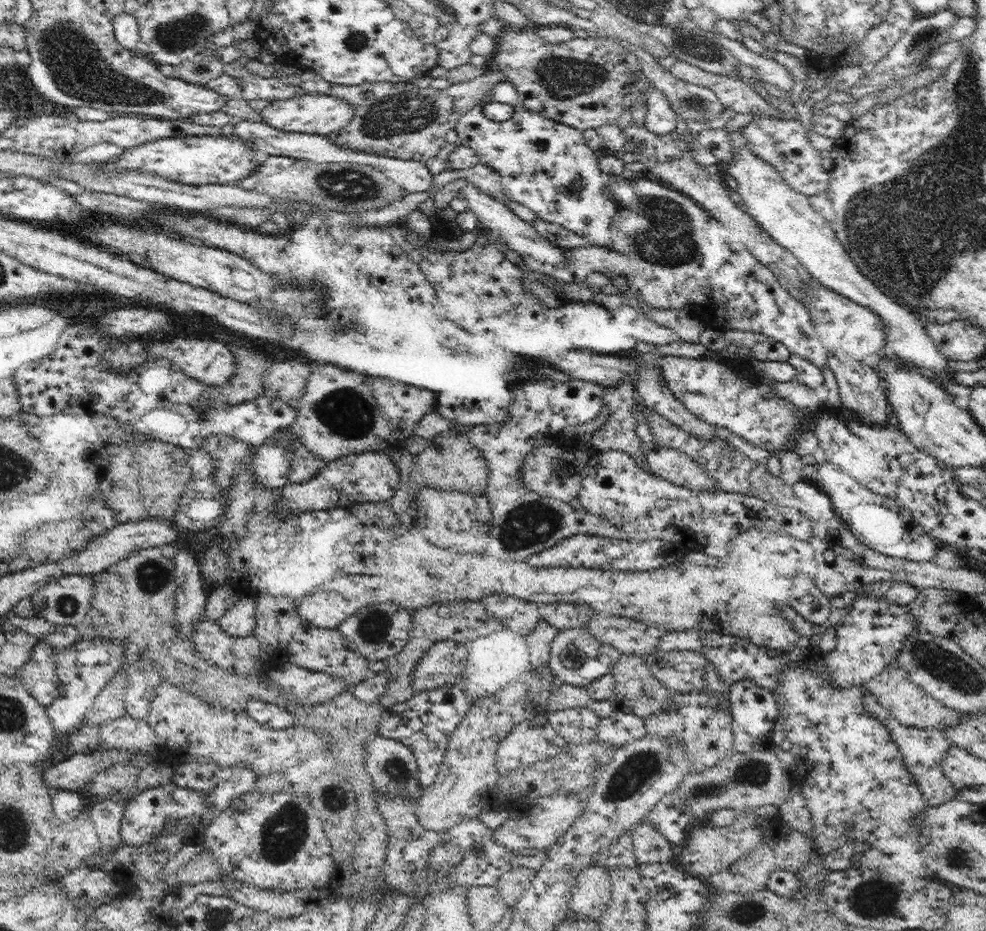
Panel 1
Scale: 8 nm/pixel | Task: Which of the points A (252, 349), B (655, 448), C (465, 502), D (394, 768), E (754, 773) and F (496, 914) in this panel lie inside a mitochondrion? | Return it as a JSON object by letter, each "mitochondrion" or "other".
{"A":"other","B":"other","C":"other","D":"mitochondrion","E":"mitochondrion","F":"other"}

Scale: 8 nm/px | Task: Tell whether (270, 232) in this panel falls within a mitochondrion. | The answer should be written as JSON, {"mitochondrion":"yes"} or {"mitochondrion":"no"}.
{"mitochondrion":"no"}

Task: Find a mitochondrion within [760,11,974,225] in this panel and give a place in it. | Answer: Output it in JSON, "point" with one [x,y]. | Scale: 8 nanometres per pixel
{"point":[926,36]}

